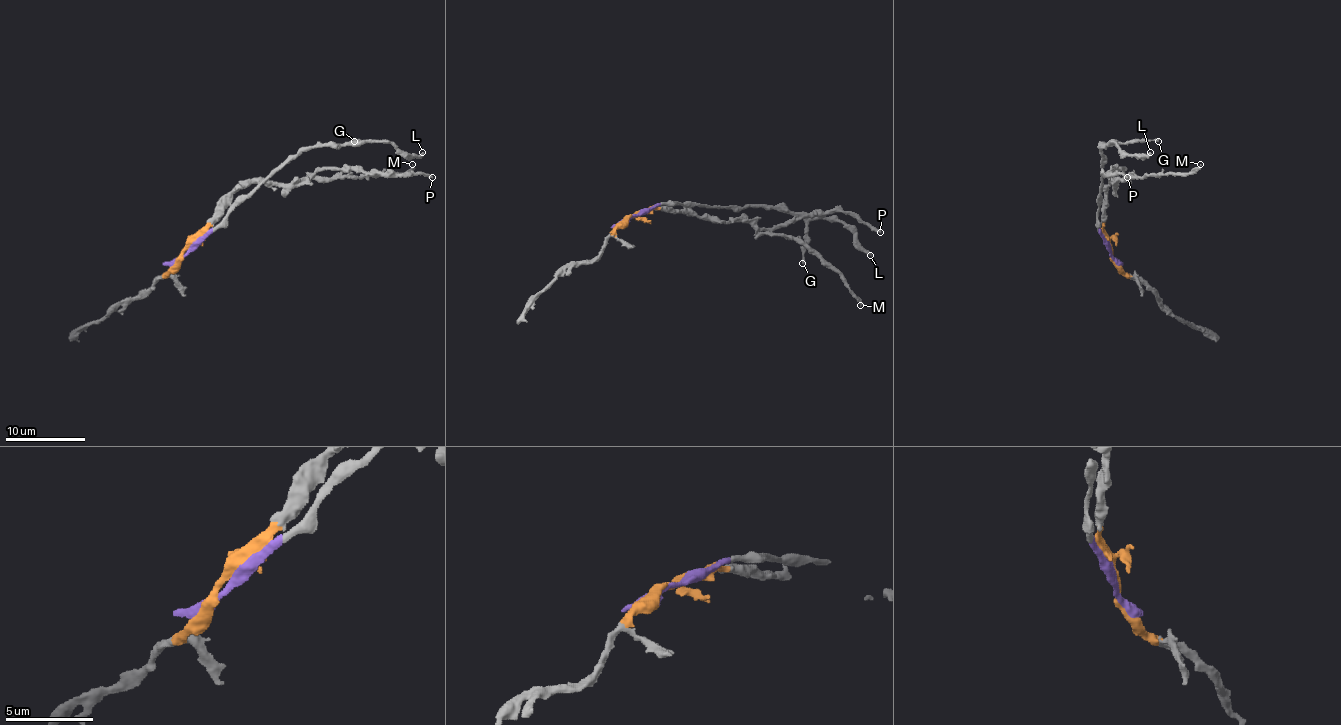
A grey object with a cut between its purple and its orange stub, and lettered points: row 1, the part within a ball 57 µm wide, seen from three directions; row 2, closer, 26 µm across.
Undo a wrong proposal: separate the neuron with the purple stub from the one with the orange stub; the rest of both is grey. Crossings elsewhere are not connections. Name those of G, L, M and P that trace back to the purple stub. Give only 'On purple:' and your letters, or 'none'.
On purple: G, L

